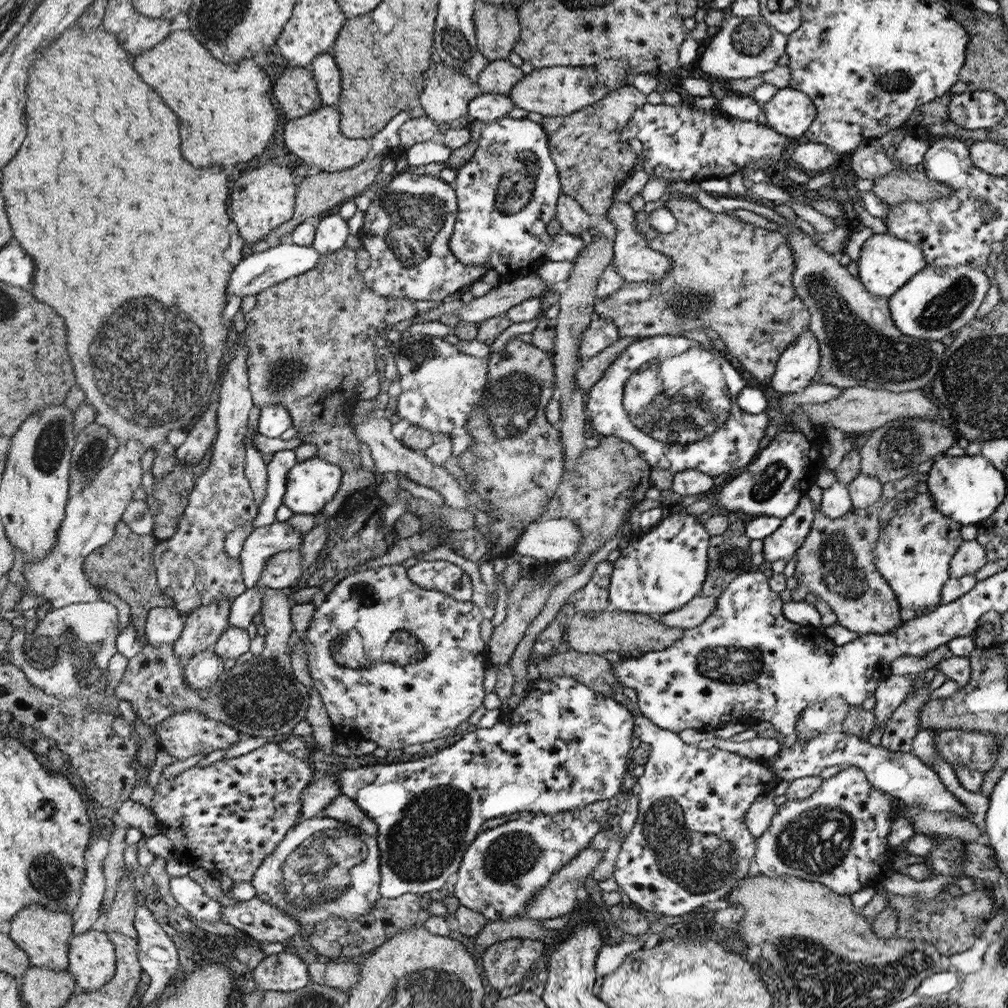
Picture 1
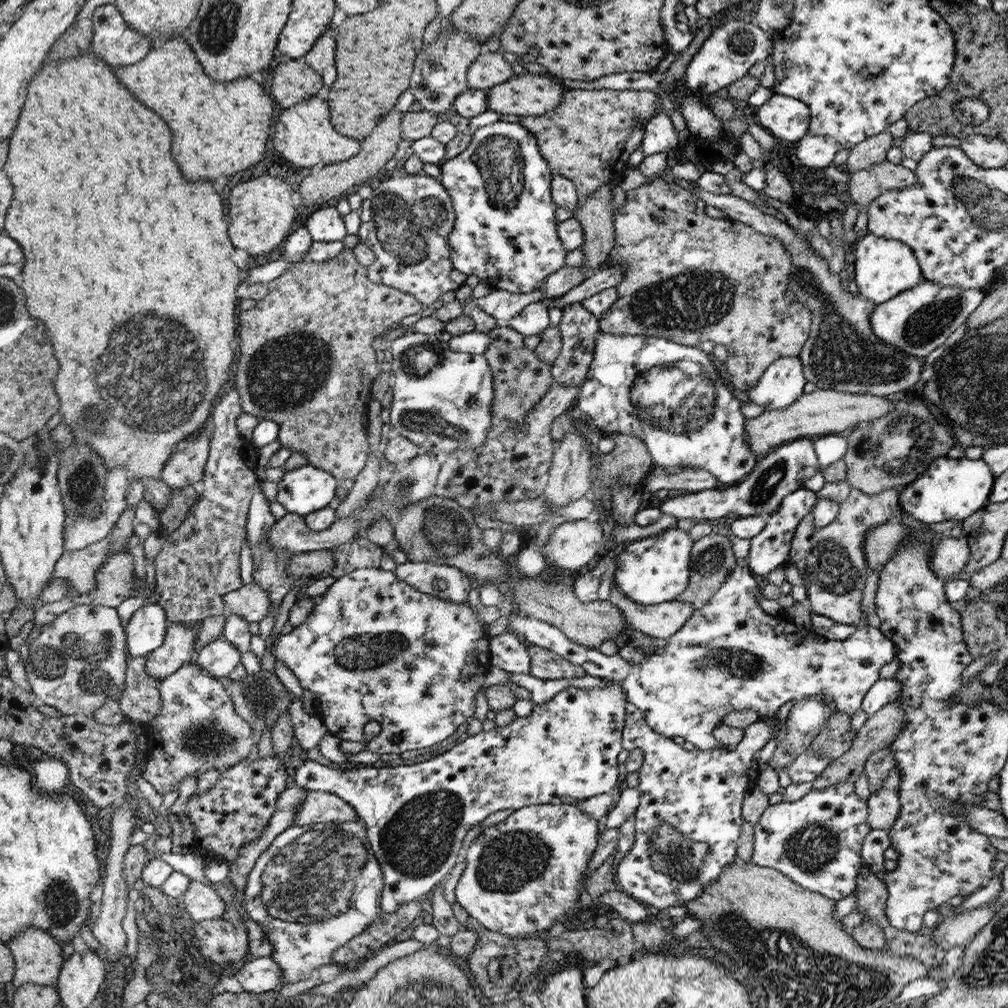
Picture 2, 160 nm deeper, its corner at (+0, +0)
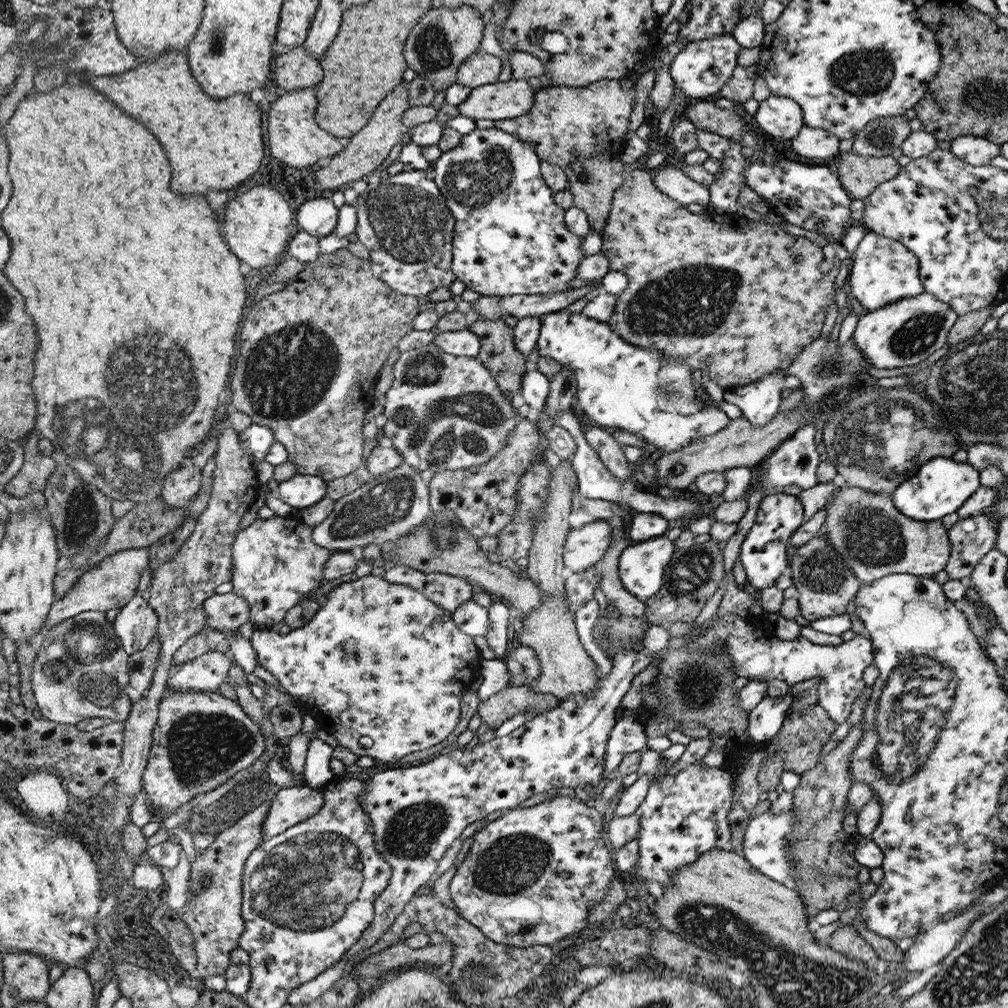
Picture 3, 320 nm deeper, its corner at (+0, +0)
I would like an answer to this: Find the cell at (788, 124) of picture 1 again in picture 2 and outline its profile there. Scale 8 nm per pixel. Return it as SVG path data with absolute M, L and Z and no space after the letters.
M774 94L758 107L758 122L775 140L798 142L809 133L809 105L797 97Z

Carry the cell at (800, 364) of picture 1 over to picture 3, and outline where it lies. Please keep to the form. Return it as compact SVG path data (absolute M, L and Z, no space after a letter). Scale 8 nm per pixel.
M785 370L774 371L772 374L765 376L762 380L747 384L745 387L734 389L732 392L724 390L724 401L735 404L742 410L742 417L750 420L753 427L764 426L774 418L778 413L780 406L780 394L783 390L794 389L801 386L801 381L794 375L786 375Z

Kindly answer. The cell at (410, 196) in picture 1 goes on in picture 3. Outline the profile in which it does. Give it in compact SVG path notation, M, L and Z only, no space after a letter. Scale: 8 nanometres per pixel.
M406 169L395 175L383 175L374 190L358 197L355 228L358 242L370 253L373 272L398 293L428 298L436 288L450 285L456 275L450 270L454 218L448 218L444 193L423 170Z

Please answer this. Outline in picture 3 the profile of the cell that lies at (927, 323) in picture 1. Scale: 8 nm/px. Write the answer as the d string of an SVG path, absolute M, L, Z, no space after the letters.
M923 292L860 315L851 338L860 345L861 352L874 368L914 366L948 342L949 332L958 319L956 309L944 304L933 293Z

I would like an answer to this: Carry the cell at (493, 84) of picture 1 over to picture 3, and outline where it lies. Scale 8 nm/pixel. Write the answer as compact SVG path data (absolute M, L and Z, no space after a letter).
M478 50L464 60L457 72L456 83L474 88L498 81L502 72L502 62L498 56Z

